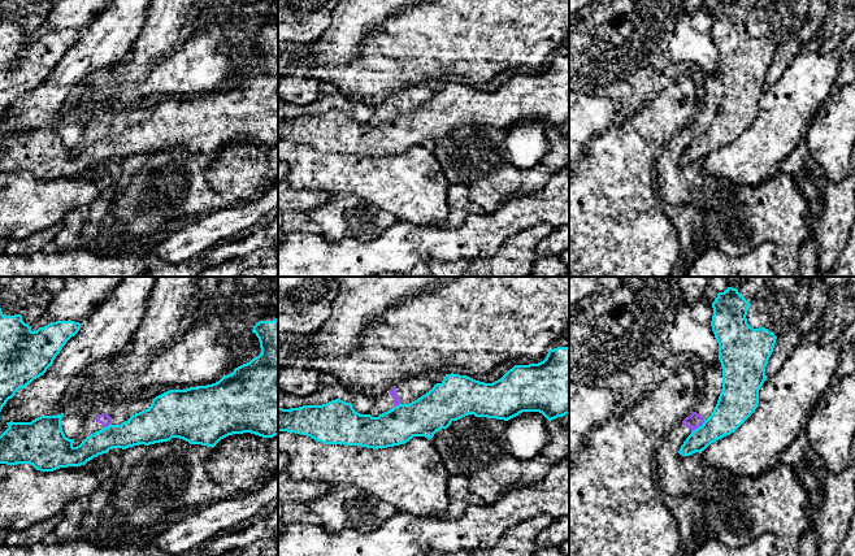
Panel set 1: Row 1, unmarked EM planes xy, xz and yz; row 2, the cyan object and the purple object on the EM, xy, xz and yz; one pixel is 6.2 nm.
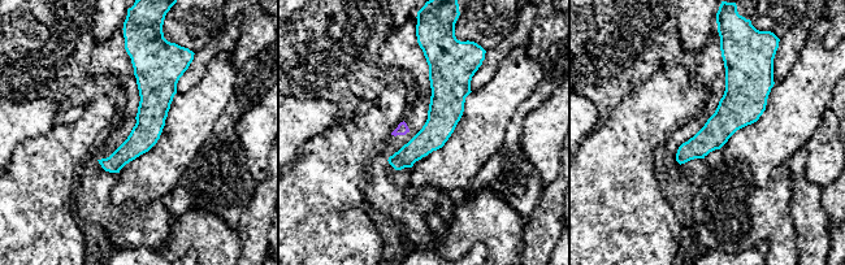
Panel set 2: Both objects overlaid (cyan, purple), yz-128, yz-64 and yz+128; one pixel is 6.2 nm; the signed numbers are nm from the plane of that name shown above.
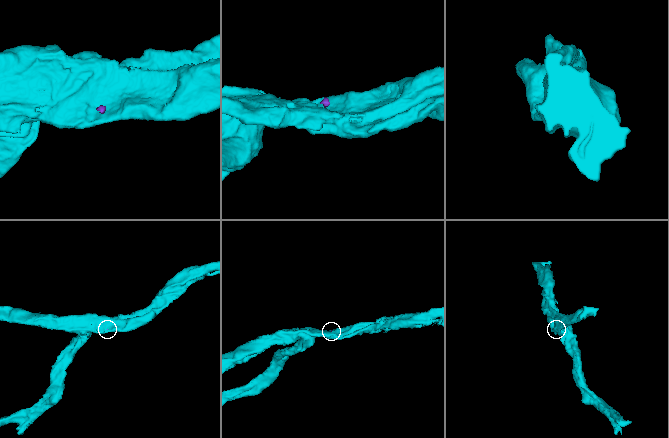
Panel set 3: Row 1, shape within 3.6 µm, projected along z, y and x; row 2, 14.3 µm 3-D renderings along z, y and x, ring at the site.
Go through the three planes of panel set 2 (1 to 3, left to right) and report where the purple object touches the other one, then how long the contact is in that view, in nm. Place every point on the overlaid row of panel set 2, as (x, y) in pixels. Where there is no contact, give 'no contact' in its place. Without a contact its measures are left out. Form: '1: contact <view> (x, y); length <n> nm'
1: no contact
2: no contact
3: no contact

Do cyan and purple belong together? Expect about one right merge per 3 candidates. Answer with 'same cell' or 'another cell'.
another cell

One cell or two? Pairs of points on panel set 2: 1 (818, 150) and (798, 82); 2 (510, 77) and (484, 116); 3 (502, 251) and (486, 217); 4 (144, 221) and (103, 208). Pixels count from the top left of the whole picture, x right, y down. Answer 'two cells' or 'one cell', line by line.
1: two cells
2: one cell
3: one cell
4: one cell

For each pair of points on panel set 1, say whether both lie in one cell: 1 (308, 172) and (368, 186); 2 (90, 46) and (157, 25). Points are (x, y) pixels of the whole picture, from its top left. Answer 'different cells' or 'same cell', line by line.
1: same cell
2: different cells

